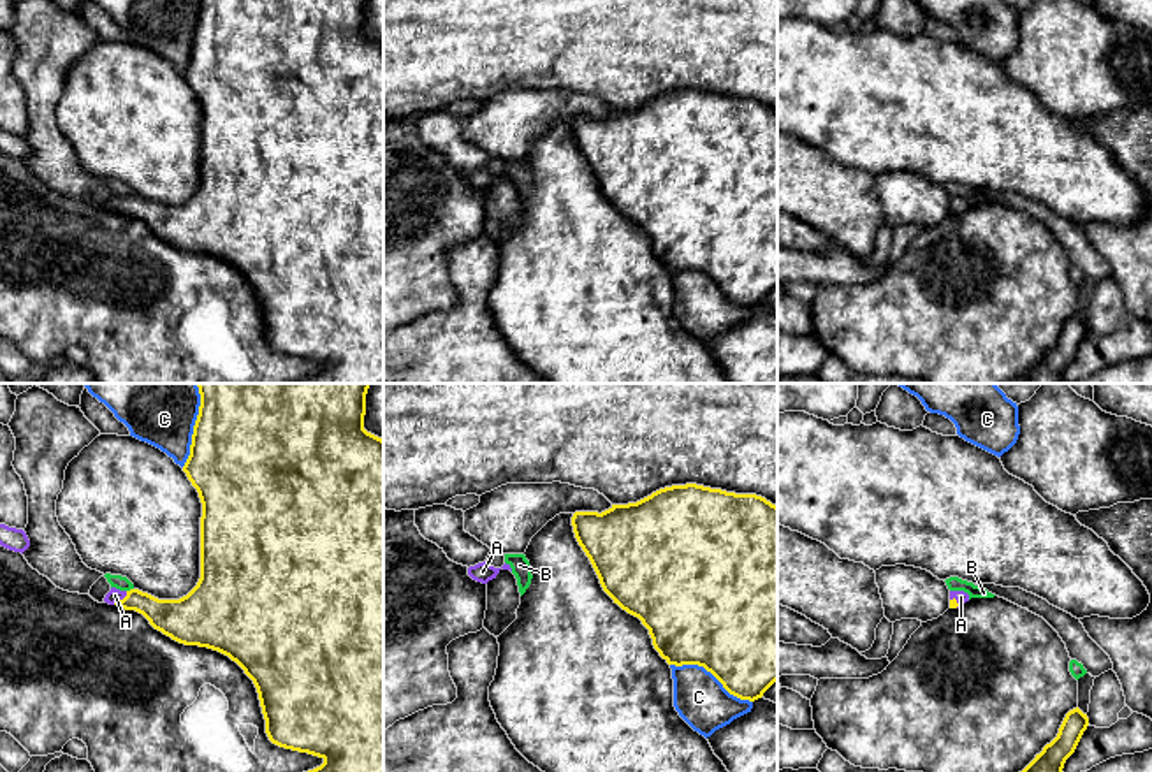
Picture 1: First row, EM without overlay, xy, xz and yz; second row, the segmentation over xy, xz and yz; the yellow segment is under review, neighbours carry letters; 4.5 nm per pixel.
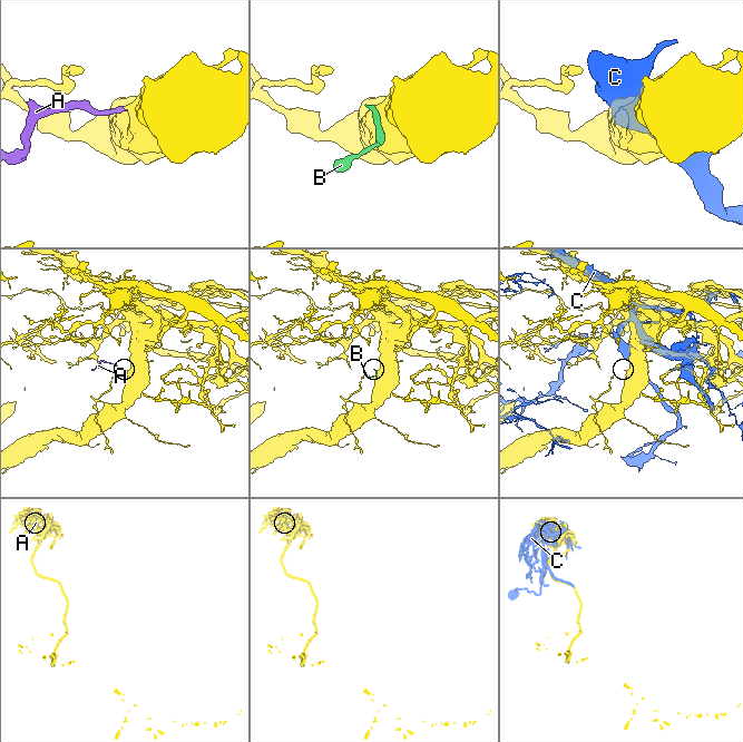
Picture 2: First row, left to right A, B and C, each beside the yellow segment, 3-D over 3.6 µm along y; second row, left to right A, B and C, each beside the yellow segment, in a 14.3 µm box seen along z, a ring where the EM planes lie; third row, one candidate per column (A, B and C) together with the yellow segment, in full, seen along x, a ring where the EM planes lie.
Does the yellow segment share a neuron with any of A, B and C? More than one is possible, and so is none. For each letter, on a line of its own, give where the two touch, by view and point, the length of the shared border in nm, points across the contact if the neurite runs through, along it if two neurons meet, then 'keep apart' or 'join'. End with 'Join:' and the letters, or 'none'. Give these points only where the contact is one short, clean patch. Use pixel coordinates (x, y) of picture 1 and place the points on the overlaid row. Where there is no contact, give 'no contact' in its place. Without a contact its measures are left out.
A: contact xy (120, 600); length 90 nm; way xy (169, 616), (138, 600), (120, 600), (115, 595); join
B: contact xy (131, 589); length 40 nm; keep apart
C: contact xy (194, 426); length 400 nm; keep apart
Join: A

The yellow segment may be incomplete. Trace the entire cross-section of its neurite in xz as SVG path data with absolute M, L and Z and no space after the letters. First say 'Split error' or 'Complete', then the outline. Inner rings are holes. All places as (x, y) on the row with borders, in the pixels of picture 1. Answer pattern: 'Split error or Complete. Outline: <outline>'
Complete. Outline: M696 484L672 485L609 510L575 512L575 538L603 591L649 630L654 649L675 666L698 665L723 688L755 702L777 681L777 506L756 494L735 494Z

